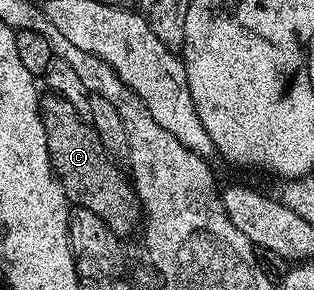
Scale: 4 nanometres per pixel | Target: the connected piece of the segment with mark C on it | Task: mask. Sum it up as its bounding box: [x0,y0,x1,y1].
[39,96,141,239]

